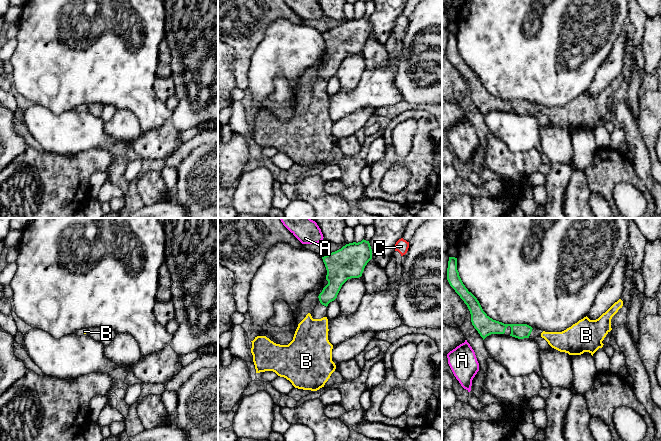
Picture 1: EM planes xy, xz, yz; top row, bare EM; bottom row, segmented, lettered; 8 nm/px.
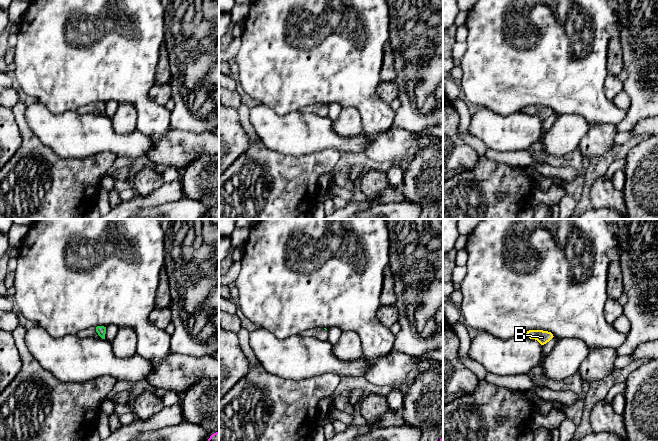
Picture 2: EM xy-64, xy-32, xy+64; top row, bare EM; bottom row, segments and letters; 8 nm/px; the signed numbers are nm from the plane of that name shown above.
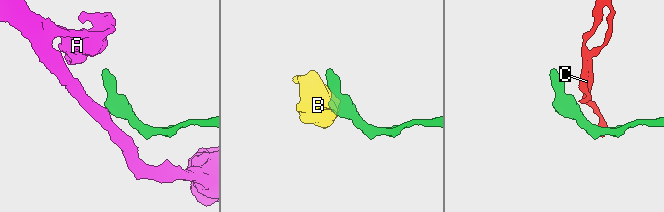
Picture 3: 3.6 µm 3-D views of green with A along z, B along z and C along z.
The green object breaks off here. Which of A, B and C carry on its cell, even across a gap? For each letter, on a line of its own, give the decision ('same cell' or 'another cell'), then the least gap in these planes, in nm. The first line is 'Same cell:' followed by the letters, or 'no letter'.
Same cell: B
A: another cell; gap 110 nm
B: same cell; gap 80 nm
C: another cell; gap 190 nm

